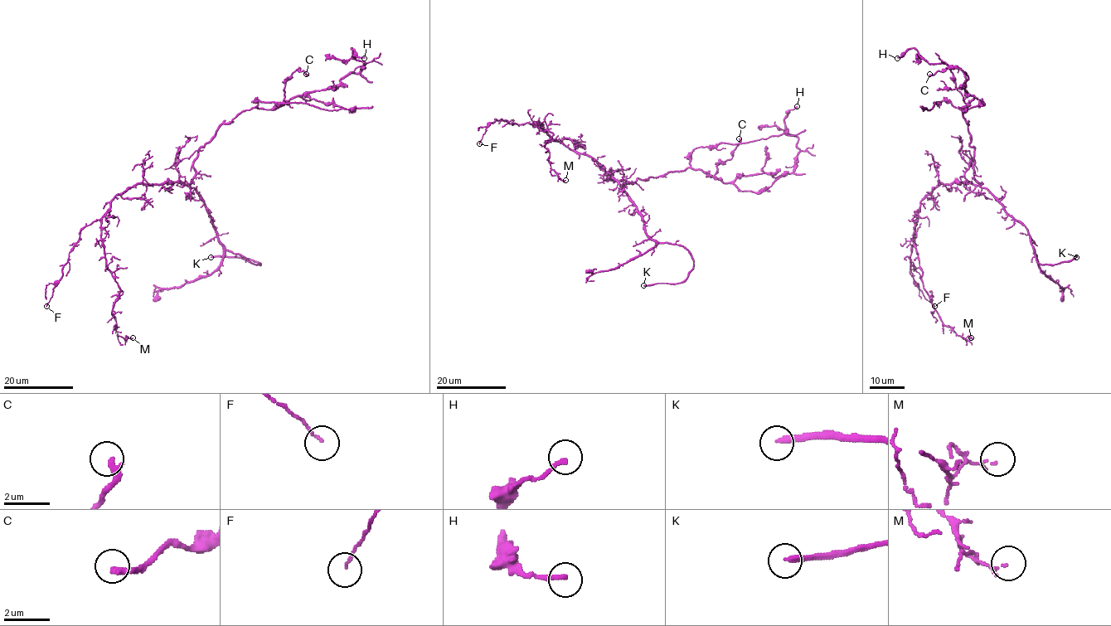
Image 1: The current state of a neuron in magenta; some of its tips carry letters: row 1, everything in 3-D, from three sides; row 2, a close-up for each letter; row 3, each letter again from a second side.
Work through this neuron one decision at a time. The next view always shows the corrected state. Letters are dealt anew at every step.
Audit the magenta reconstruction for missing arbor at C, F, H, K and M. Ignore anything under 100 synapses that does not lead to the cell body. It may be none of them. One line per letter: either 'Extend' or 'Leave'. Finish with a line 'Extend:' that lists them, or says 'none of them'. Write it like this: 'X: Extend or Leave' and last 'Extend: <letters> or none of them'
C: Leave
F: Leave
H: Leave
K: Extend
M: Leave
Extend: K

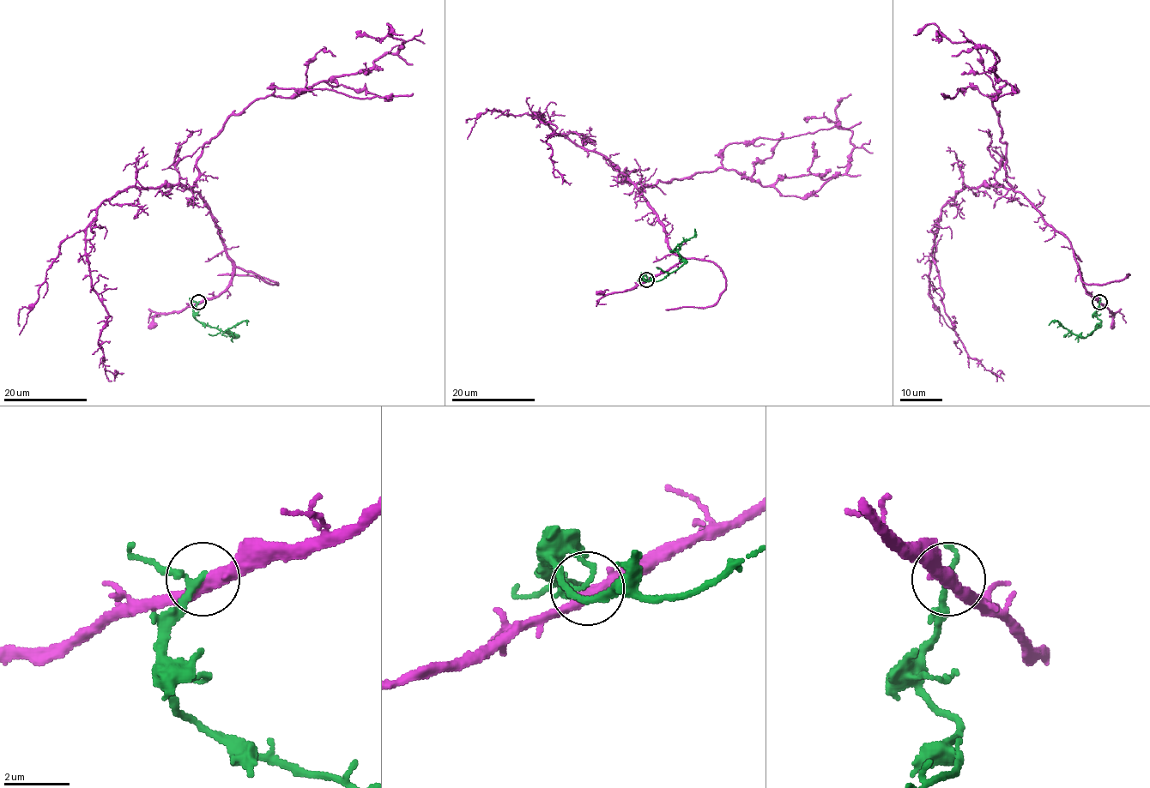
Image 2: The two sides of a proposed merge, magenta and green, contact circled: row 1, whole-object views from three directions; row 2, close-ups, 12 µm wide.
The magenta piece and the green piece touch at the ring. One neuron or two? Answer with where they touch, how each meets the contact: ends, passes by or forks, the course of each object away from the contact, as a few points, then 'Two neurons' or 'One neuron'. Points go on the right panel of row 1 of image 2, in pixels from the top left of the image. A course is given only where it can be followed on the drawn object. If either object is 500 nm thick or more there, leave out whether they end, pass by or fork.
Place: (1099, 302). At the ring magenta passes by. At the ring green passes by. Course of magenta: (1099, 303), (1070, 242), (1007, 180), (988, 96), (1005, 84), (994, 70), (999, 58), (933, 23), (913, 35). Course of green: (1099, 303), (1096, 316), (1100, 327), (1082, 338), (1057, 321), (1048, 324). Two neurons

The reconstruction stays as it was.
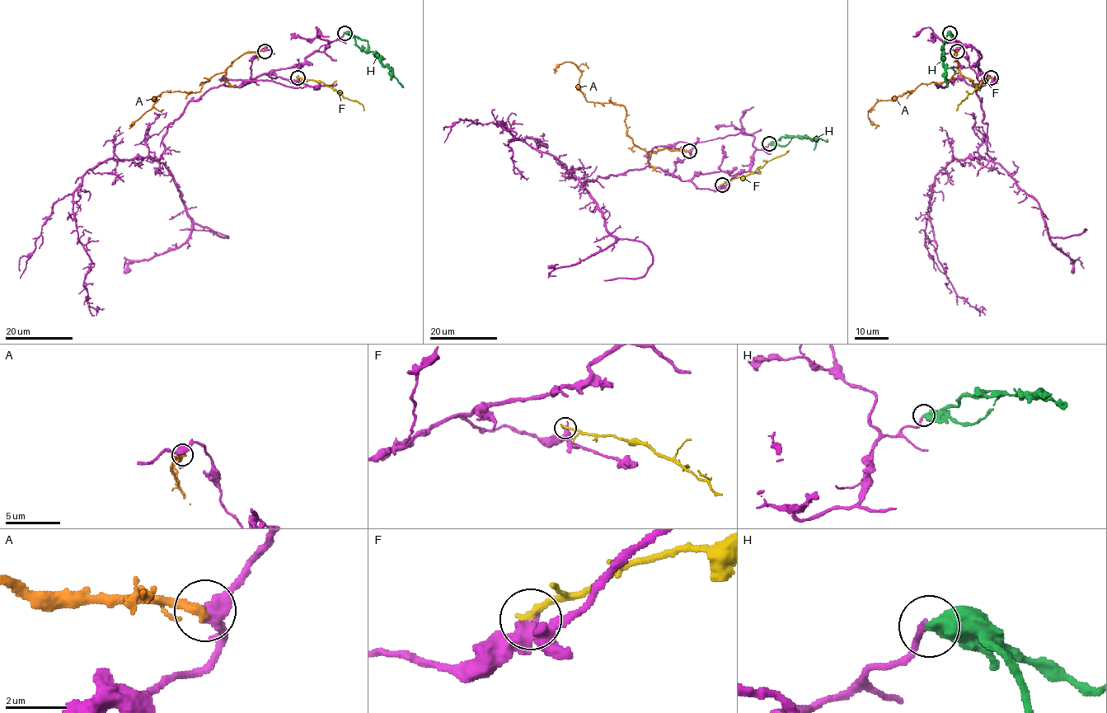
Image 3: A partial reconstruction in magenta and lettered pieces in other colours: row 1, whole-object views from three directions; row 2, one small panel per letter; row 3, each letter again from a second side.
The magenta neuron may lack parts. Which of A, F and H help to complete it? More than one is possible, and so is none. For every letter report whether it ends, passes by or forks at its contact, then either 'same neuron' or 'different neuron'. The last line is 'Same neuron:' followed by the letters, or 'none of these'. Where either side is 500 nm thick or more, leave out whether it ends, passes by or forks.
A: it ends | different neuron
F: it ends | different neuron
H: different neuron
Same neuron: none of these

